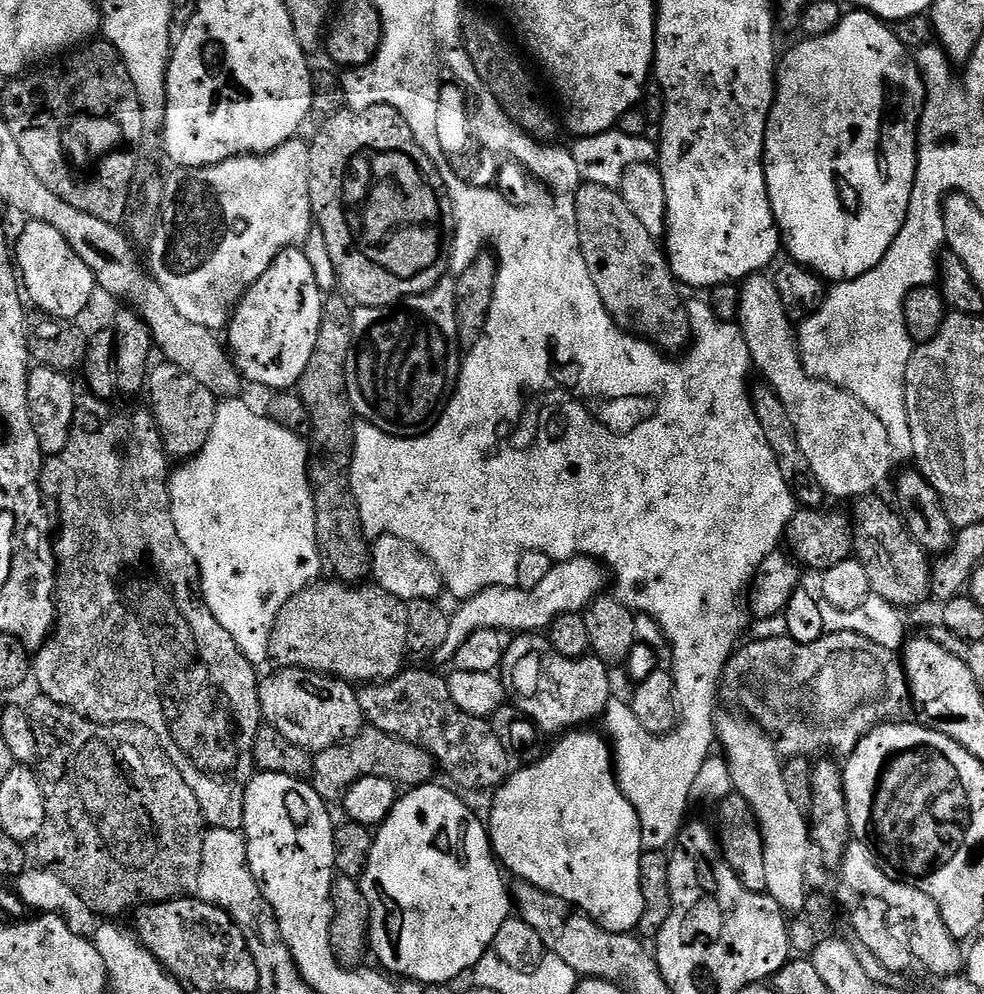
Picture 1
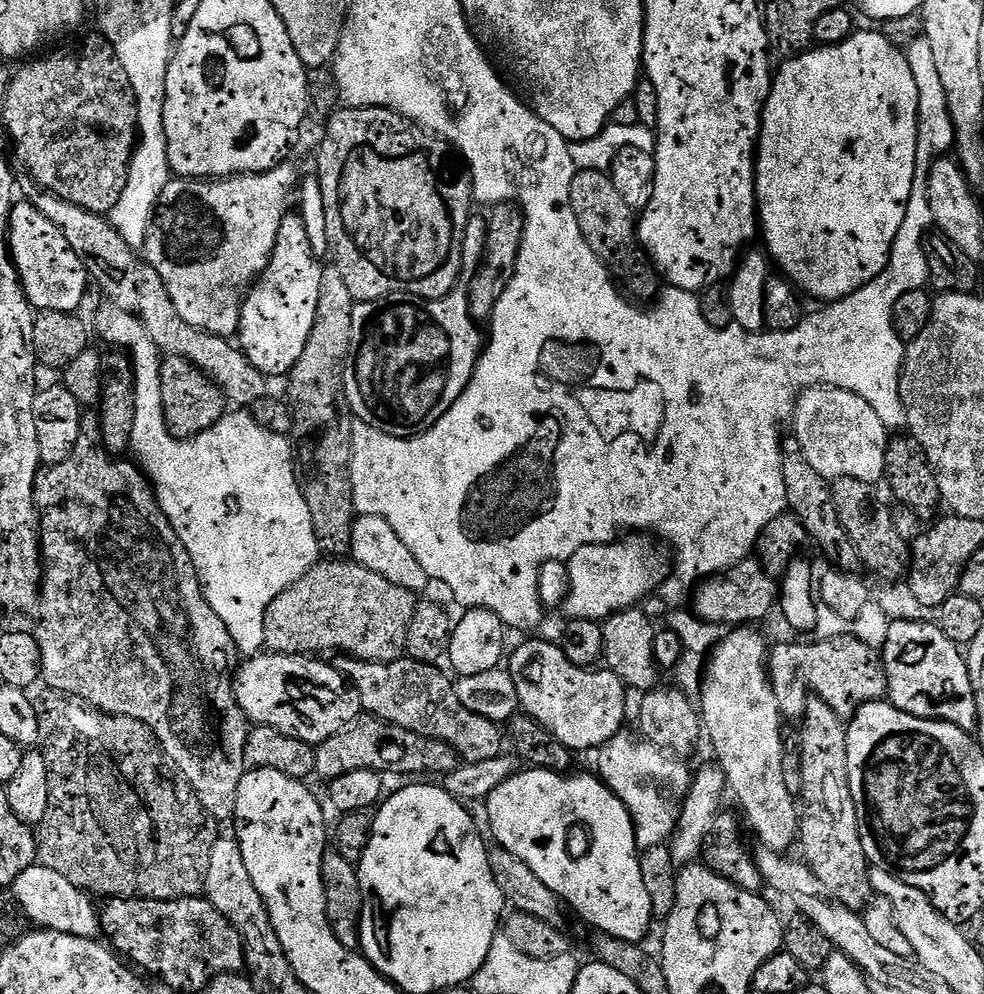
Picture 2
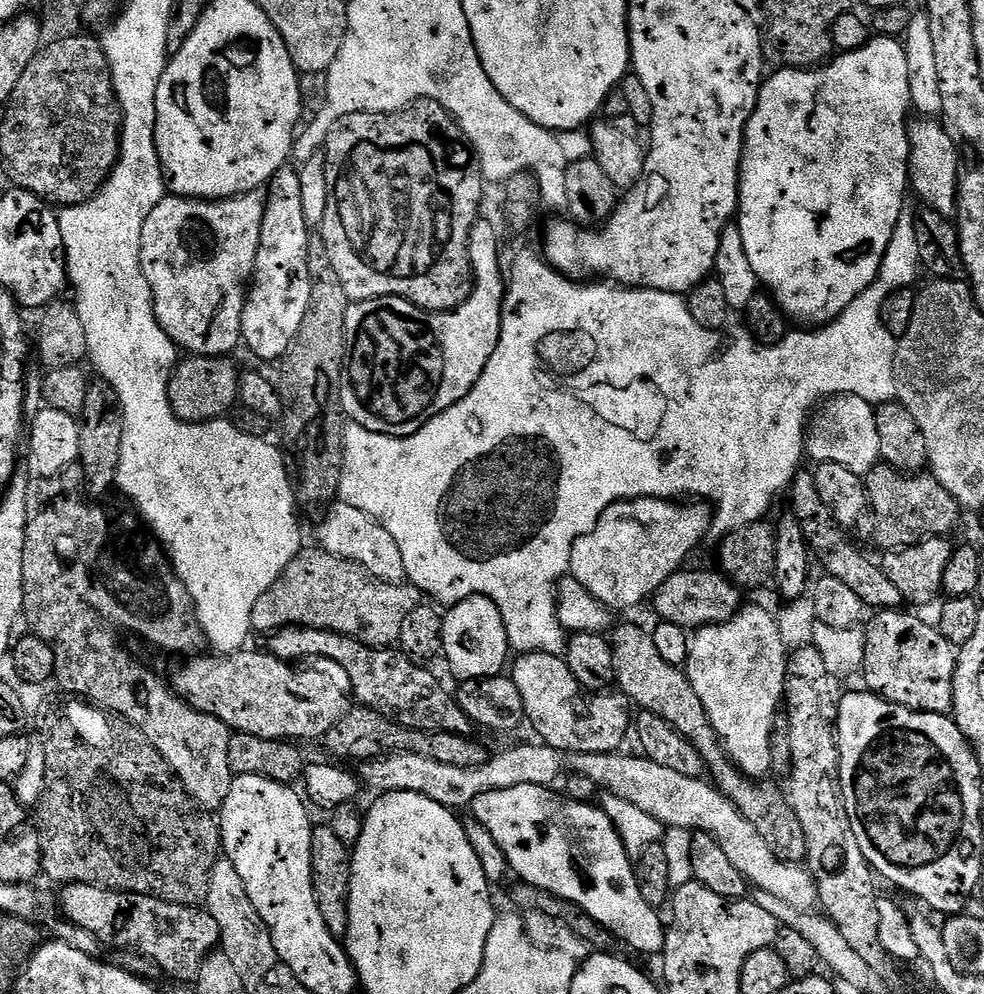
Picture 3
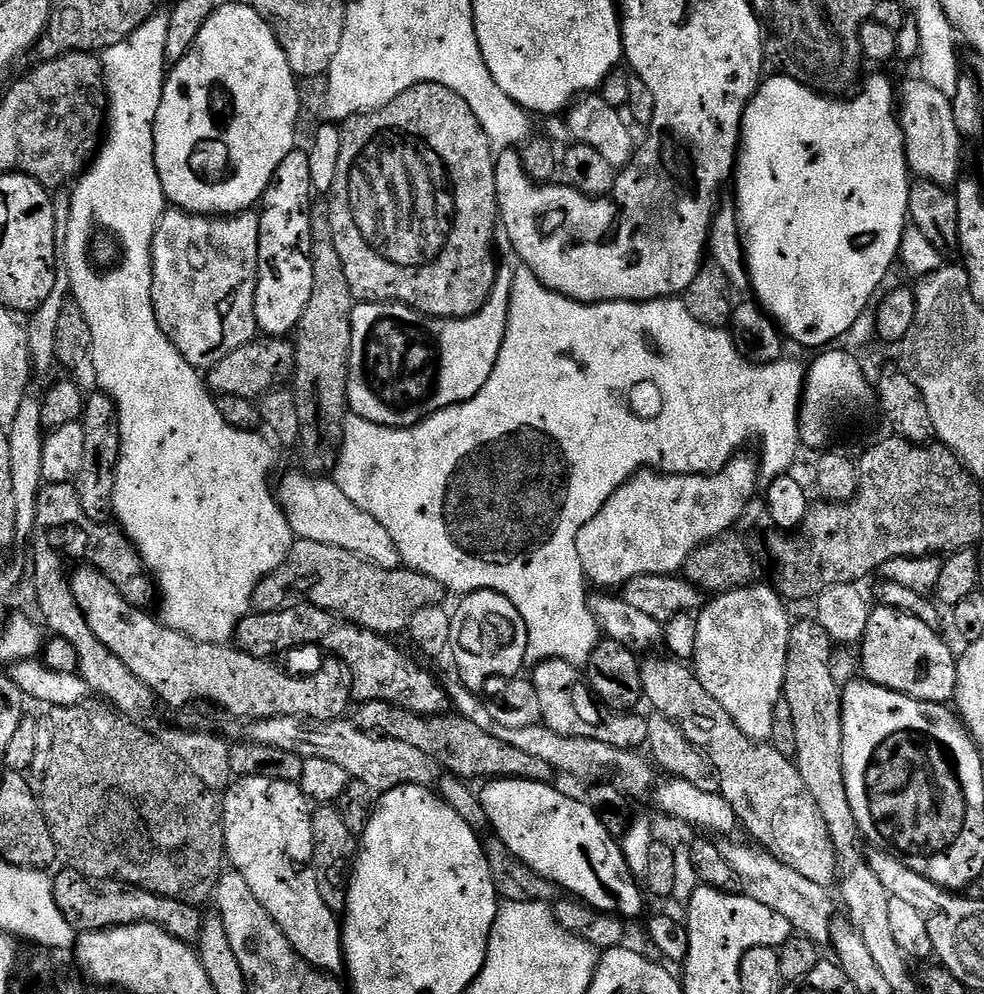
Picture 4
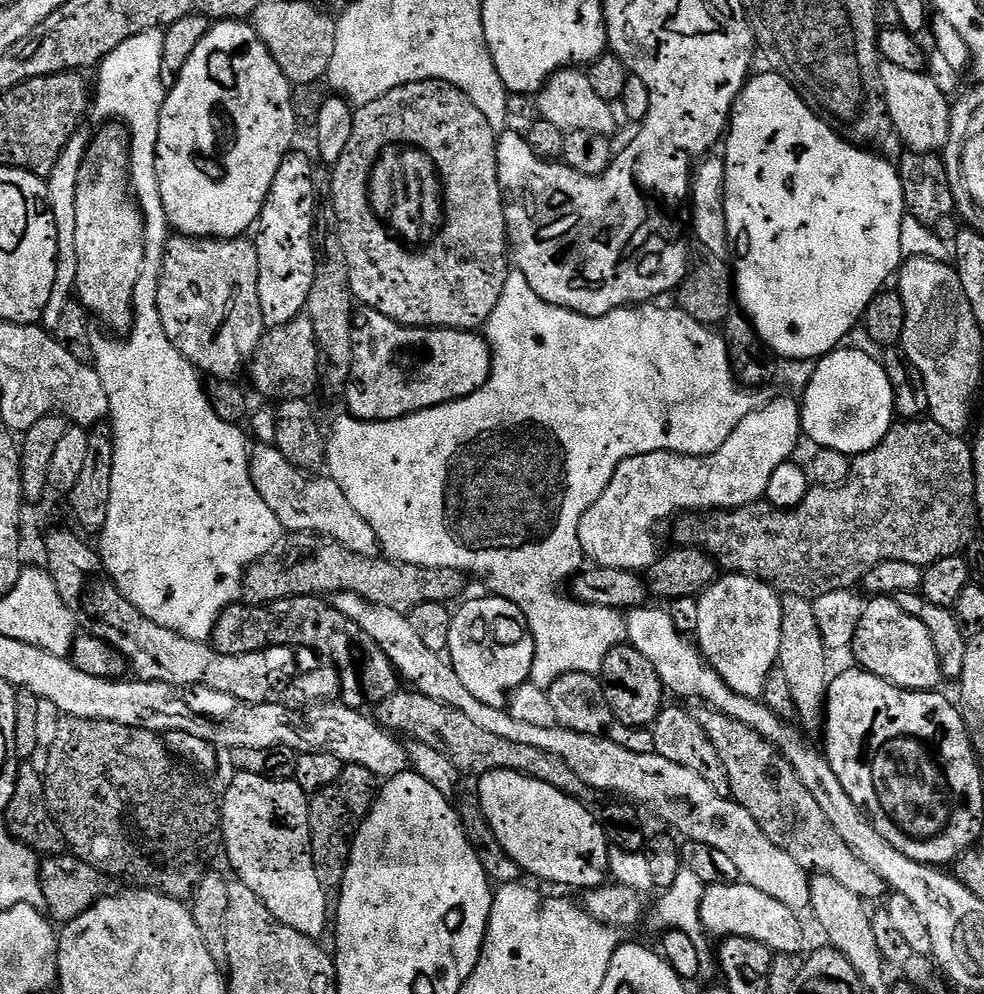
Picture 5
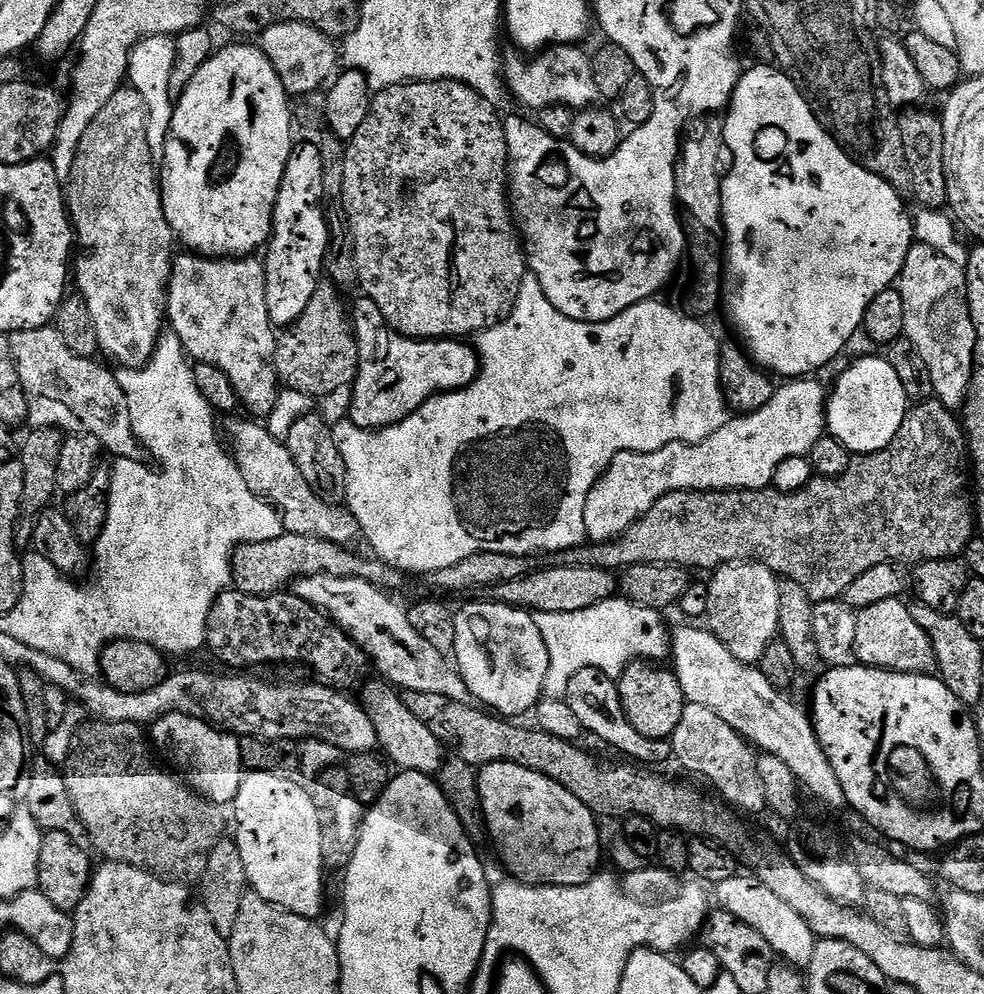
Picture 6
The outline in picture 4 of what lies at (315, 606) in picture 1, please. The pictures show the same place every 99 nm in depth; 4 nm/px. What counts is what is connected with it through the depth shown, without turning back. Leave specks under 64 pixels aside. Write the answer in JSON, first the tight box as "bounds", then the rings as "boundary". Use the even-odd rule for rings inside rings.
{"bounds":[252,540,446,638],"boundary":[[[296,540],[293,543],[292,549],[290,550],[290,554],[284,560],[284,565],[279,568],[278,571],[273,572],[270,578],[265,578],[263,582],[260,583],[258,587],[256,587],[256,593],[252,596],[253,605],[260,606],[272,606],[272,604],[276,600],[276,595],[279,592],[297,592],[297,597],[303,598],[307,603],[313,604],[314,606],[318,606],[322,610],[326,610],[327,612],[333,612],[335,616],[339,616],[342,620],[347,620],[349,624],[356,624],[359,628],[365,628],[366,630],[370,630],[371,632],[379,632],[381,636],[388,638],[393,634],[391,632],[400,632],[403,633],[405,629],[408,627],[408,623],[410,622],[410,618],[414,618],[414,614],[418,614],[418,610],[422,610],[428,604],[440,604],[443,601],[443,596],[446,596],[446,589],[443,584],[438,583],[434,578],[430,578],[429,576],[423,576],[421,572],[414,572],[409,570],[407,567],[401,566],[395,568],[392,572],[390,570],[382,570],[378,566],[374,566],[373,564],[368,564],[365,560],[360,560],[354,554],[350,554],[350,550],[342,550],[338,546],[326,546],[322,542],[310,542],[309,540]]]}

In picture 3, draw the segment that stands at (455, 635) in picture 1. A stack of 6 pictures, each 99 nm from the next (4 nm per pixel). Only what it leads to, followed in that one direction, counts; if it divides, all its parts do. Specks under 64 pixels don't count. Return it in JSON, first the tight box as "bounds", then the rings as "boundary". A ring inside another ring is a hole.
{"bounds":[571,498,714,609],"boundary":[[[658,498],[623,500],[606,509],[593,532],[576,540],[572,551],[571,575],[610,609],[636,608],[643,600],[651,596],[653,599],[667,580],[685,567],[684,559],[703,542],[712,524],[712,516],[714,520],[713,509],[711,512],[708,508],[711,507],[704,502],[677,502]]]}

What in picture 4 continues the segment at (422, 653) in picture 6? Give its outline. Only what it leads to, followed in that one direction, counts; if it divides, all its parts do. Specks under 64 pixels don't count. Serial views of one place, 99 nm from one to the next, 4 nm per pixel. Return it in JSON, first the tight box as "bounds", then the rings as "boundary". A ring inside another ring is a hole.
{"bounds":[446,678,836,946],"boundary":[[[452,678],[452,681],[447,682],[446,689],[451,707],[459,715],[474,722],[474,726],[480,727],[481,730],[486,730],[486,734],[490,734],[490,738],[499,738],[502,742],[507,742],[509,746],[514,746],[517,750],[532,755],[533,758],[539,758],[541,762],[546,762],[557,773],[565,772],[568,776],[600,776],[603,772],[613,772],[620,779],[616,780],[625,793],[633,792],[634,795],[640,796],[643,792],[651,793],[653,791],[653,765],[647,759],[644,761],[640,757],[639,751],[615,748],[606,742],[587,740],[577,736],[563,736],[550,730],[542,722],[534,726],[526,726],[522,730],[501,726],[499,722],[494,722],[494,718],[490,718],[490,710],[486,710],[483,699],[473,689],[461,684],[459,679]],[[728,844],[722,848],[726,862],[730,862],[734,874],[740,879],[743,895],[754,898],[754,902],[762,902],[762,906],[770,906],[770,910],[782,914],[782,918],[790,921],[799,935],[807,936],[818,946],[829,945],[832,922],[836,914],[836,904],[829,896],[829,889],[802,878],[802,874],[790,870],[790,866],[786,866],[763,848],[748,844]]]}

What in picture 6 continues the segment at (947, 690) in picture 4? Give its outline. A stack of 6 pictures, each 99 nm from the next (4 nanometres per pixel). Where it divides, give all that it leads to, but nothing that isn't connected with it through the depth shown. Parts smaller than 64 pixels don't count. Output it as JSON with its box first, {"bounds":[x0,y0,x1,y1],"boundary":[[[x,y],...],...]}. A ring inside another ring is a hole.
{"bounds":[851,599,933,673],"boundary":[[[903,599],[877,602],[856,612],[851,655],[857,665],[882,668],[885,672],[923,673],[933,659],[928,636],[914,622],[911,607]]]}

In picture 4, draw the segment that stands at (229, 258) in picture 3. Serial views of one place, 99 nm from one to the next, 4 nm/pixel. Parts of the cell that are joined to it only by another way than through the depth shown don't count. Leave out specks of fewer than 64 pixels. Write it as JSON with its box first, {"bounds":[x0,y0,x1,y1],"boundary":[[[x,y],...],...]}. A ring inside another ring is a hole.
{"bounds":[153,210,260,370],"boundary":[[[179,210],[165,211],[164,216],[157,223],[157,232],[153,238],[153,302],[154,314],[158,318],[158,326],[168,335],[168,341],[180,351],[182,358],[190,367],[197,370],[212,368],[226,354],[238,350],[242,346],[253,343],[257,339],[258,329],[254,302],[256,301],[256,275],[258,274],[258,242],[260,241],[260,218],[255,211],[240,212],[237,216],[195,216],[192,212]]]}

